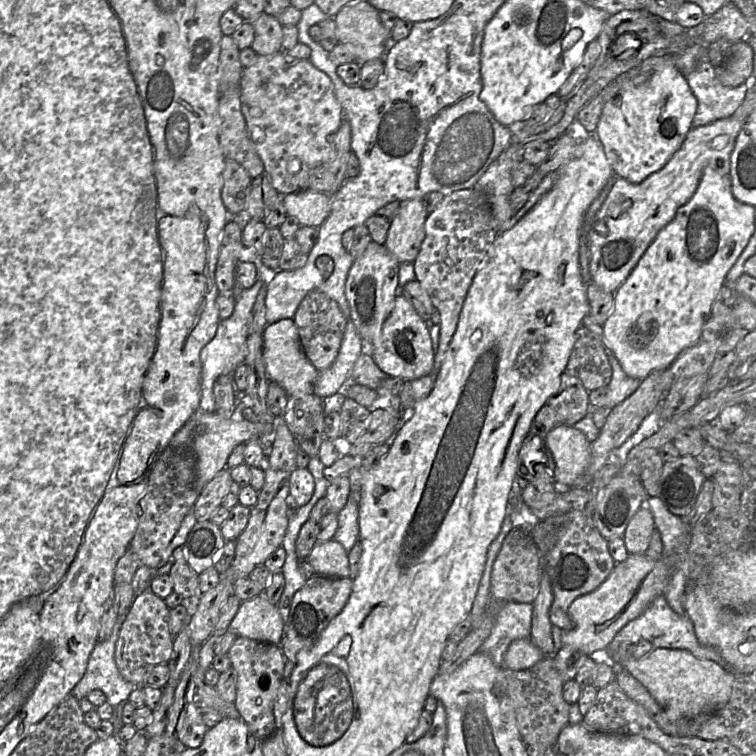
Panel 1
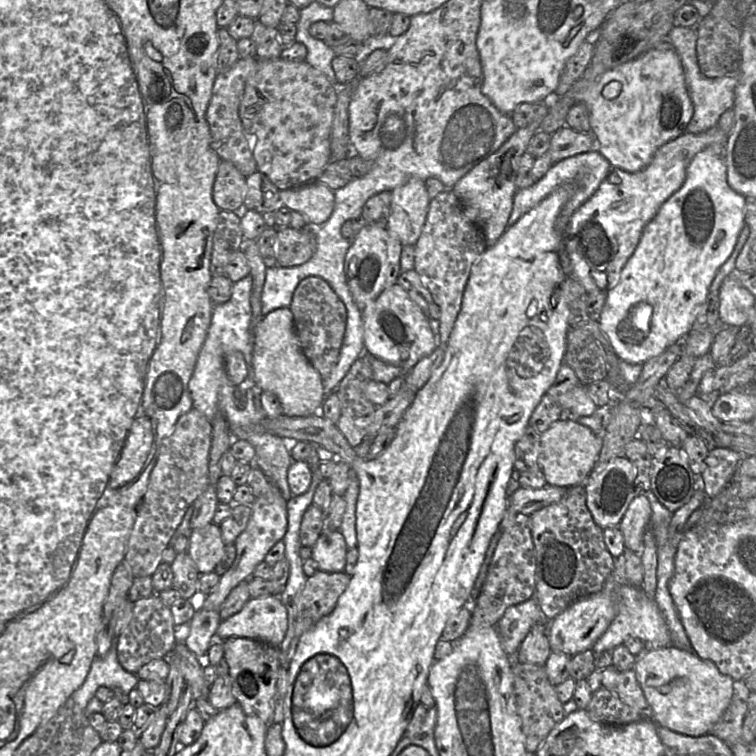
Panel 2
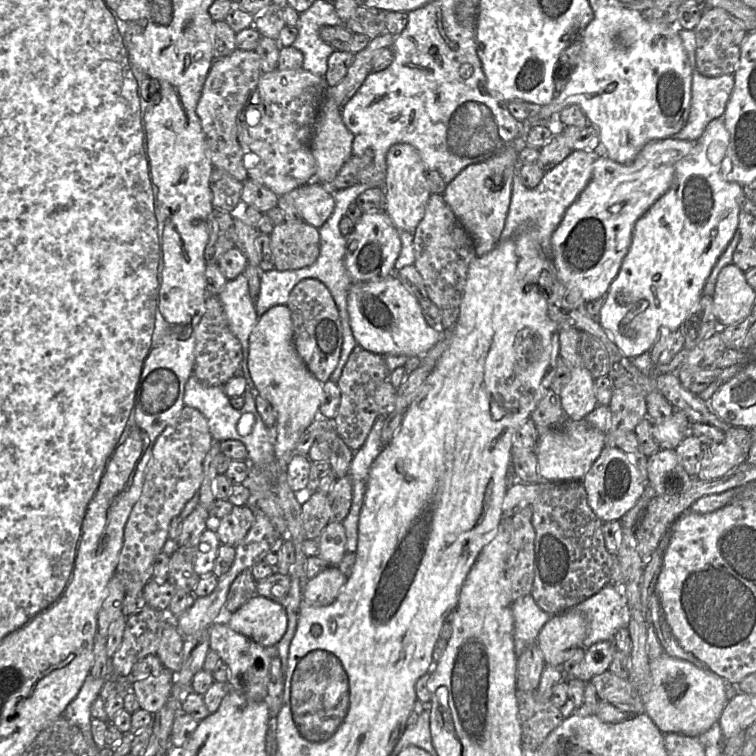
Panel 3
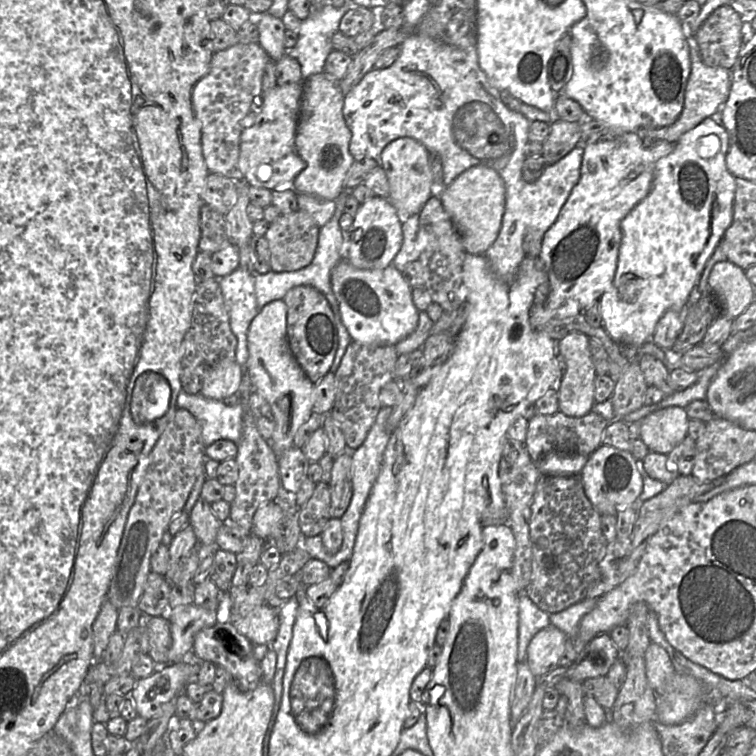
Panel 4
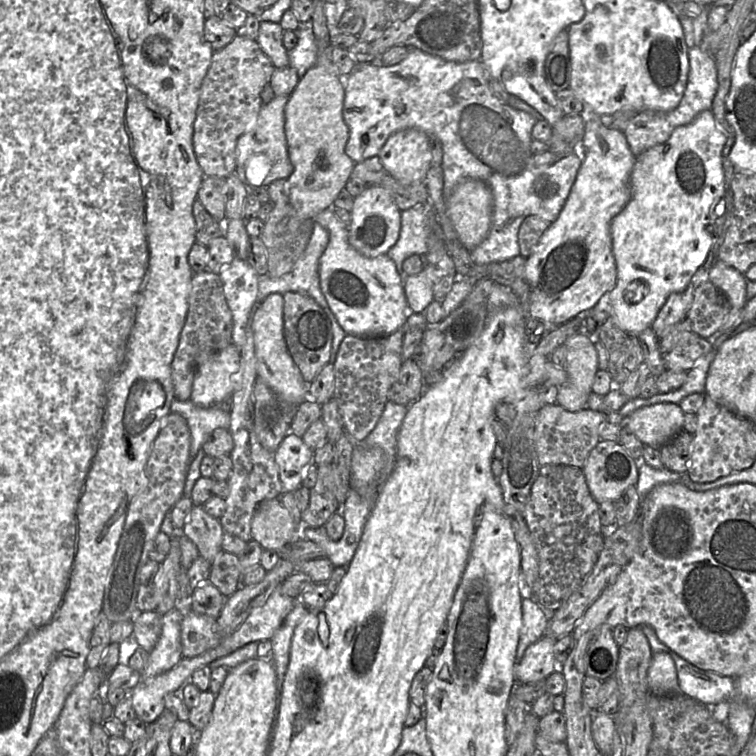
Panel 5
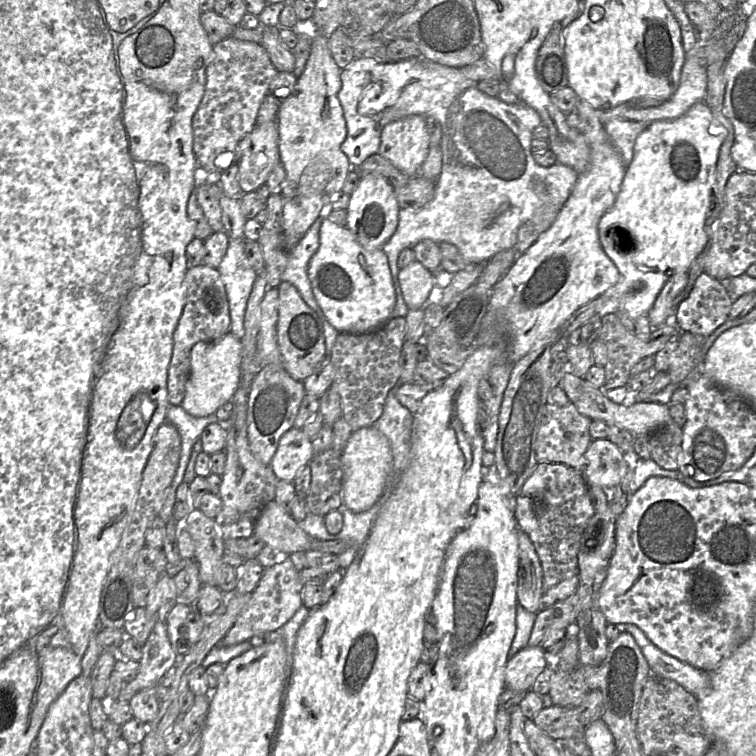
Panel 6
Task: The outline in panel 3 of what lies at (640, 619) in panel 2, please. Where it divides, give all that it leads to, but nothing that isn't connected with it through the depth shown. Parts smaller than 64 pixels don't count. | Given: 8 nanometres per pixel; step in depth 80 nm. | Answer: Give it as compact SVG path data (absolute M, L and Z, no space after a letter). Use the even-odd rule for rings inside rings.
M607 584L575 607L585 614L590 627L583 644L585 649L600 641L613 640L618 630L630 623L627 597L619 584Z

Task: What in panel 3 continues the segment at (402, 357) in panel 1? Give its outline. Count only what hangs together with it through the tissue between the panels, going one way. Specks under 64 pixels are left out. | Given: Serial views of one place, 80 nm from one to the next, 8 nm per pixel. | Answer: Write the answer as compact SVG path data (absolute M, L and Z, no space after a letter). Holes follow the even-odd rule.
M396 271L386 278L365 283L352 283L347 295L347 310L354 337L364 349L382 355L425 355L442 337L443 330L432 328L424 318L418 299L410 293L396 276Z

